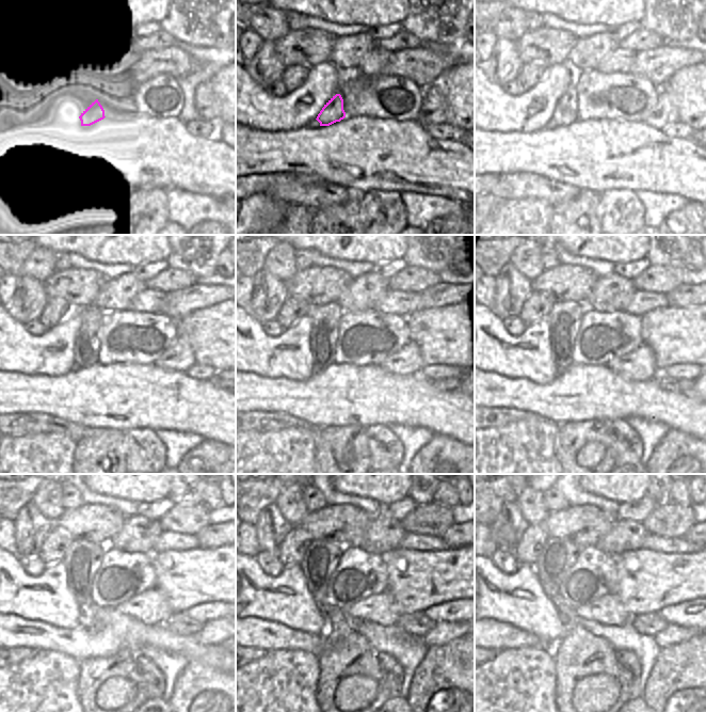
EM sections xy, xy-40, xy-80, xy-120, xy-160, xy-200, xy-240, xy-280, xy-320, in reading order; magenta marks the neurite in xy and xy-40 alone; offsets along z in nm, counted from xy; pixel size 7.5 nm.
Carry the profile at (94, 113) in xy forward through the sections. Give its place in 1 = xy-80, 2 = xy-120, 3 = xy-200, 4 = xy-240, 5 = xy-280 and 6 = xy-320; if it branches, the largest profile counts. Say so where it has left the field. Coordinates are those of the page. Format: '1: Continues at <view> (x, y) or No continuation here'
1: Continues at xy-80 (565, 112)
2: Continues at xy-120 (85, 349)
3: Continues at xy-200 (564, 317)
4: Continues at xy-240 (82, 559)
5: Continues at xy-280 (321, 557)
6: Continues at xy-320 (558, 555).

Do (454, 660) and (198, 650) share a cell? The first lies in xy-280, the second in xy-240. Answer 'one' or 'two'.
two

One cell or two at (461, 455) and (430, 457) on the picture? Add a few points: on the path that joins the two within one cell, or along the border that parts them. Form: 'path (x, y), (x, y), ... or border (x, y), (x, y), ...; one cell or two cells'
path (453, 455), (439, 455), (437, 453); one cell

